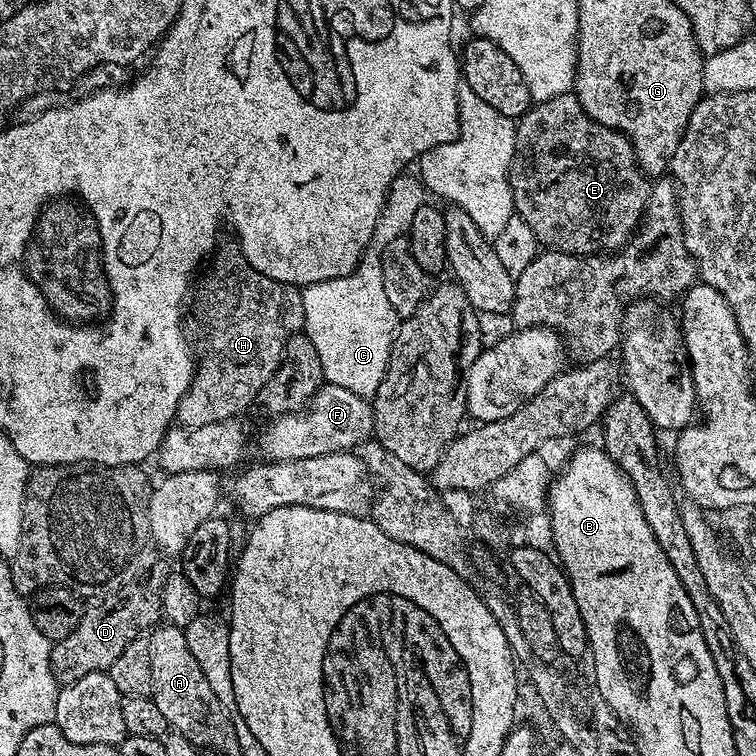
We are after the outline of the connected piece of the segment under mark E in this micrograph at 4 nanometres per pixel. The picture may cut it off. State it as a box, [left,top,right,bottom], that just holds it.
[508,94,650,256]

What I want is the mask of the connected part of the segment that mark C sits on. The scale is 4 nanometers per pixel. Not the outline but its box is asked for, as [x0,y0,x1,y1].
[300,174,426,398]

